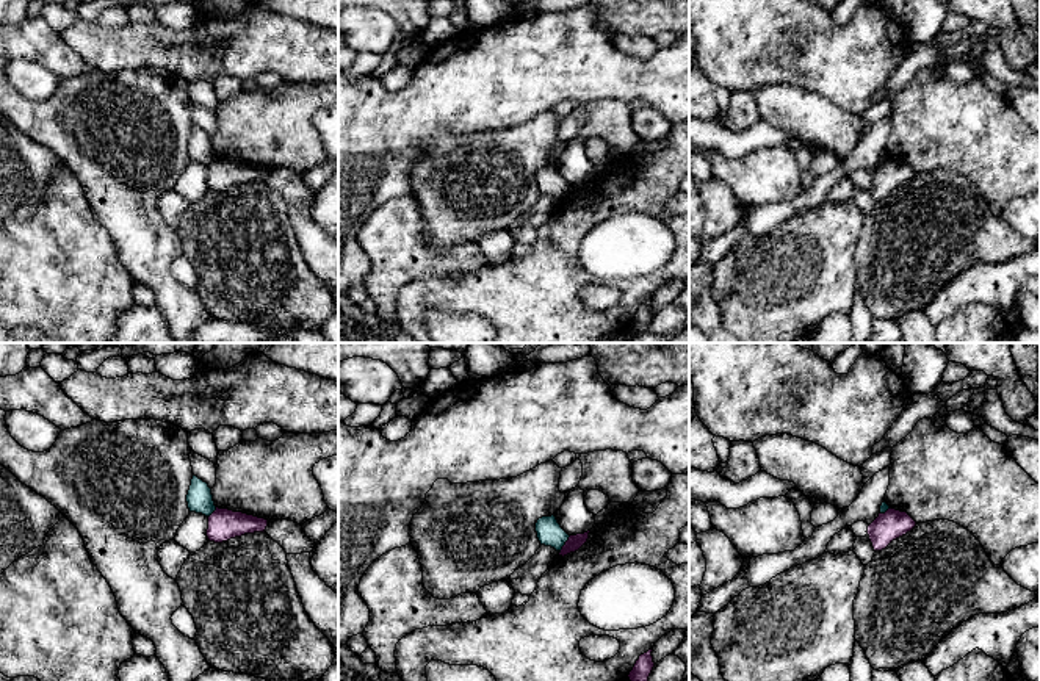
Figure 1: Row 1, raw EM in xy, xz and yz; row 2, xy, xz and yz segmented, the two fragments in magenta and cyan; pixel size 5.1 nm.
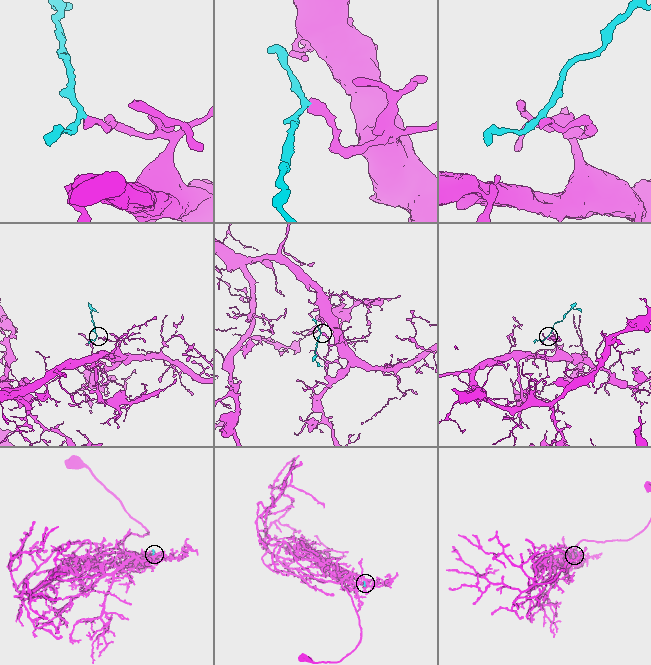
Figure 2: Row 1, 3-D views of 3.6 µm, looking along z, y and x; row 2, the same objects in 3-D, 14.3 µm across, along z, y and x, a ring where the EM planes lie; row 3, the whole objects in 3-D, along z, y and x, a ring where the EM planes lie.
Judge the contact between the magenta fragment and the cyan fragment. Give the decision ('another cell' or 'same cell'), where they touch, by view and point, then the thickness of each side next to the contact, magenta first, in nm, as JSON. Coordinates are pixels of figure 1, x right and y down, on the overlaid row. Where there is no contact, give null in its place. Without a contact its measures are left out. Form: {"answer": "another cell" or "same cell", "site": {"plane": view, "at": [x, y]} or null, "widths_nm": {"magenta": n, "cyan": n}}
{"answer": "another cell", "site": {"plane": "xz", "at": [564, 545]}, "widths_nm": {"magenta": 80, "cyan": 130}}

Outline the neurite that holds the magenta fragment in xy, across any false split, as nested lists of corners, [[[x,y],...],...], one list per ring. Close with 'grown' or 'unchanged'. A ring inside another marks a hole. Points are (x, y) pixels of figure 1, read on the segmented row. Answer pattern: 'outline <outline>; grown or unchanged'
outline [[[216,507],[208,517],[207,537],[210,542],[222,543],[244,534],[265,532],[266,526],[265,518]]]; unchanged

